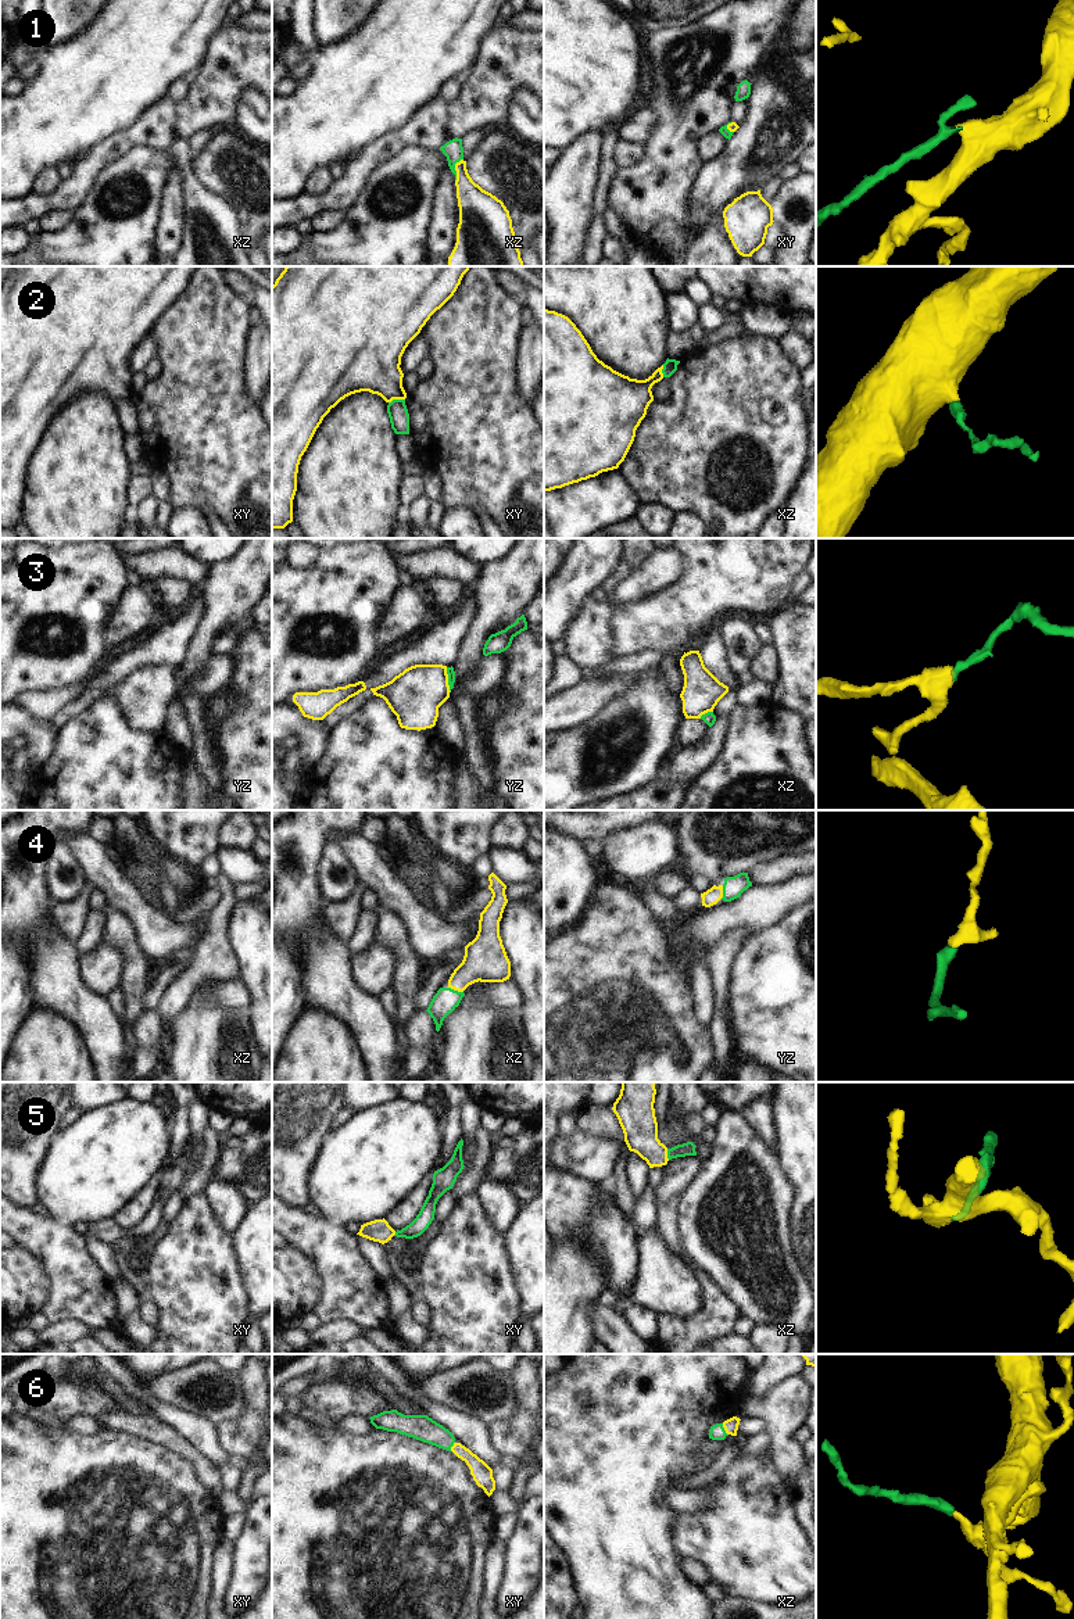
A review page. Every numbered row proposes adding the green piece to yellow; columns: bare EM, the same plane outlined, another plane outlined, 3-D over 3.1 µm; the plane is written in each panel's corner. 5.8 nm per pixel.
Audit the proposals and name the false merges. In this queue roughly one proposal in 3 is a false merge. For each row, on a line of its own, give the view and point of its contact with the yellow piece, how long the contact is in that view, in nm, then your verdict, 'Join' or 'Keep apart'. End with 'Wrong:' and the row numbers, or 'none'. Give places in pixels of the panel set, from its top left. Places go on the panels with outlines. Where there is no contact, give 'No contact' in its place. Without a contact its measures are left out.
1: Touches yellow at xz (455, 169). Shared border 140 nm. Join
2: Touches yellow at xy (396, 398). Shared border 100 nm. Keep apart
3: Touches yellow at yz (447, 680). Shared border 150 nm. Keep apart
4: Touches yellow at xz (455, 989). Shared border 90 nm. Join
5: Touches yellow at xz (666, 1154). Shared border 70 nm. Join
6: Touches yellow at xz (725, 1429). Shared border 70 nm. Join
Wrong: 2, 3

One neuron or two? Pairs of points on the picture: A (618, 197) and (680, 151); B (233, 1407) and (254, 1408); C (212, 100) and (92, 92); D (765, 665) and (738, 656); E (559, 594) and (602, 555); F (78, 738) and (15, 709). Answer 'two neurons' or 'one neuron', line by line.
A: one neuron
B: two neurons
C: two neurons
D: two neurons
E: one neuron
F: two neurons

